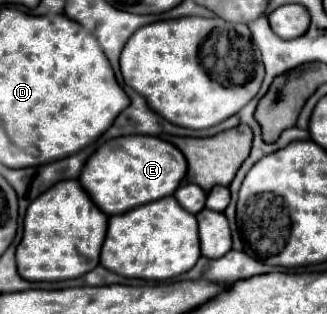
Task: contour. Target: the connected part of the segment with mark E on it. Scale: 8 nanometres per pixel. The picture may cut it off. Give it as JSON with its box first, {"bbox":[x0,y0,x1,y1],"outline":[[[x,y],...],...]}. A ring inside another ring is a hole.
{"bbox":[80,136,186,216],"outline":[[[120,136],[100,146],[86,162],[80,182],[90,198],[108,216],[124,214],[146,202],[172,196],[186,174],[186,158],[166,140],[156,136]]]}

